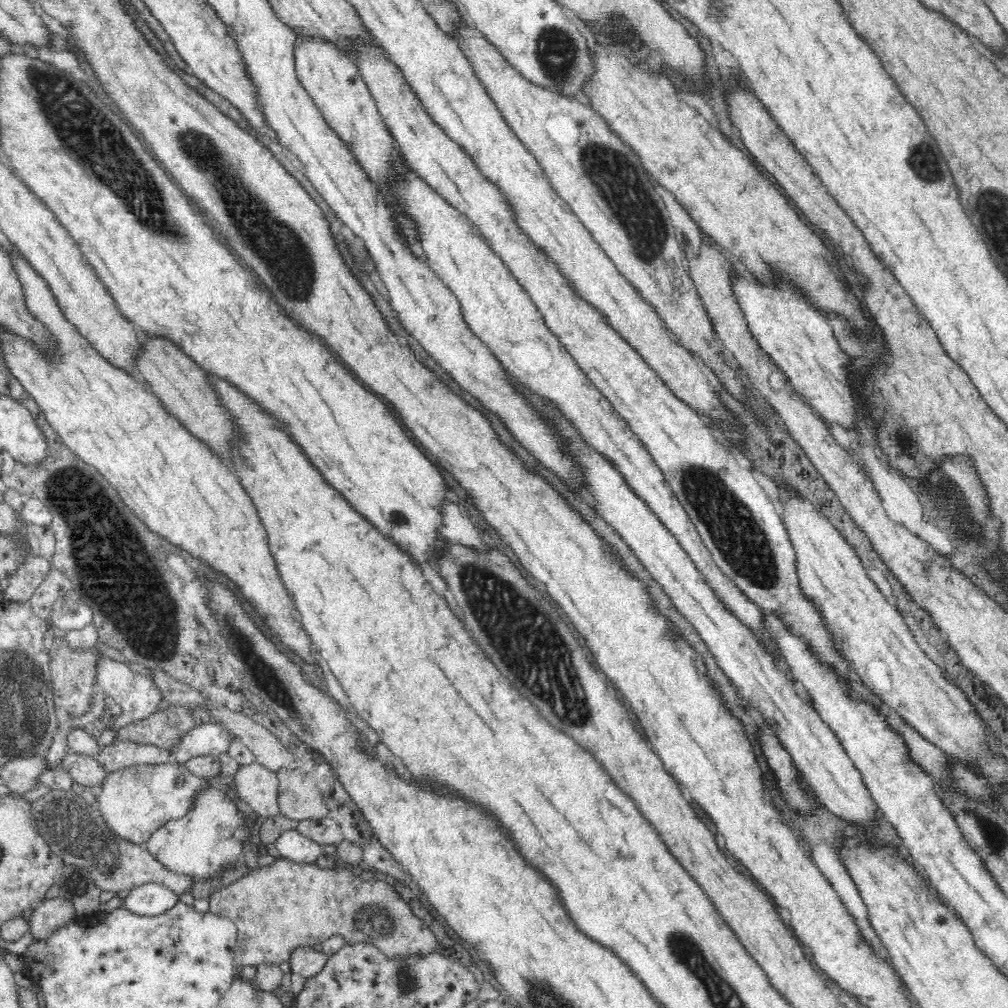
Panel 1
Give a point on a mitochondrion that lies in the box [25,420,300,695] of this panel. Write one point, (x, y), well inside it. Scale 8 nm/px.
(109, 578)

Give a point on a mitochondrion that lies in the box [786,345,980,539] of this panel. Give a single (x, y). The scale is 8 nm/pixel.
(900, 439)

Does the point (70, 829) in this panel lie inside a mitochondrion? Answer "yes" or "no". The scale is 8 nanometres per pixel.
yes

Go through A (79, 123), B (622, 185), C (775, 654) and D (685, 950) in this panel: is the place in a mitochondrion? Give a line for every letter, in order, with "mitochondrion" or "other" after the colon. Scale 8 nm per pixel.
A: mitochondrion
B: mitochondrion
C: other
D: mitochondrion

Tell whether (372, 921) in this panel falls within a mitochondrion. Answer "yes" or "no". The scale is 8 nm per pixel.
yes

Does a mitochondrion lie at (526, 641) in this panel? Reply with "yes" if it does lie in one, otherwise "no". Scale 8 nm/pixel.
yes

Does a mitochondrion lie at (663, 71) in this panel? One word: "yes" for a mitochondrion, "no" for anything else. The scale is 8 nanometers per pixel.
no

